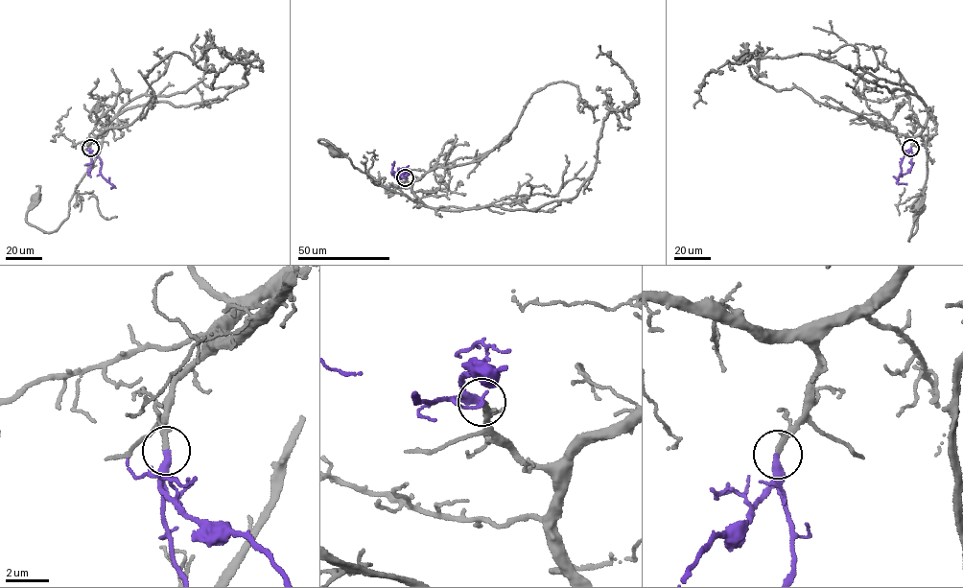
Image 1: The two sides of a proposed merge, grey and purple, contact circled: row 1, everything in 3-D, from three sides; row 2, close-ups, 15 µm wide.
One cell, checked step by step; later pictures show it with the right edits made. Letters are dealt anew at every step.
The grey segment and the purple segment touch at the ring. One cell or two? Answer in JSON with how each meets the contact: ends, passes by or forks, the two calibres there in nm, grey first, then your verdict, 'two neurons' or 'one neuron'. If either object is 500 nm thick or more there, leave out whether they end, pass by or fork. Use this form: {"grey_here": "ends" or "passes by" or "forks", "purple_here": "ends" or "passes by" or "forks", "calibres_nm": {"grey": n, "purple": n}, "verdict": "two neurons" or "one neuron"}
{"grey_here": "ends", "purple_here": "ends", "calibres_nm": {"grey": 220, "purple": 360}, "verdict": "one neuron"}

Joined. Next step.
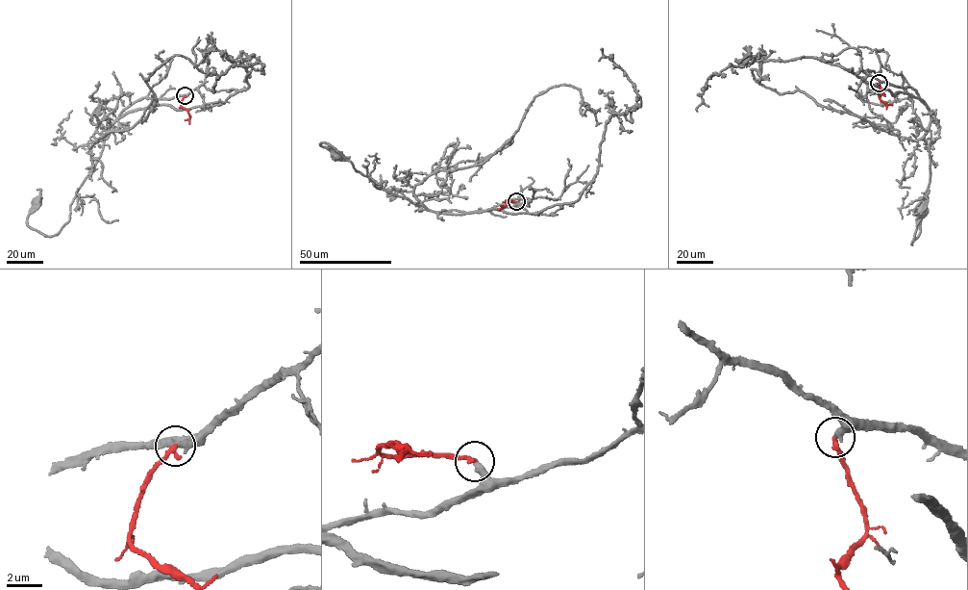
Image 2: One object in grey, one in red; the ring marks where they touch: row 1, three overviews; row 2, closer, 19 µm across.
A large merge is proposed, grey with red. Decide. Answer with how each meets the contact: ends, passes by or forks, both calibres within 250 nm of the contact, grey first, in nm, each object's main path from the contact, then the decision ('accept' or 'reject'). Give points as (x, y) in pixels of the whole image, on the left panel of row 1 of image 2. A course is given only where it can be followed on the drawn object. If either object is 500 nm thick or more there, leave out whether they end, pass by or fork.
grey ends | red ends | 320/280 nm | grey via (185, 95), (141, 98), (123, 110), (71, 204), (68, 221), (53, 236), (27, 224), (29, 212), (38, 203) | red via (185, 95), (181, 106), (189, 115), (185, 119) | accept

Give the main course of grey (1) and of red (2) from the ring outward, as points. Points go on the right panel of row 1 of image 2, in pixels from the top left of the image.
1: (879, 83), (912, 88), (930, 113), (930, 183), (924, 214), (911, 244), (920, 231), (921, 211)
2: (879, 83), (881, 93), (880, 97), (892, 105)

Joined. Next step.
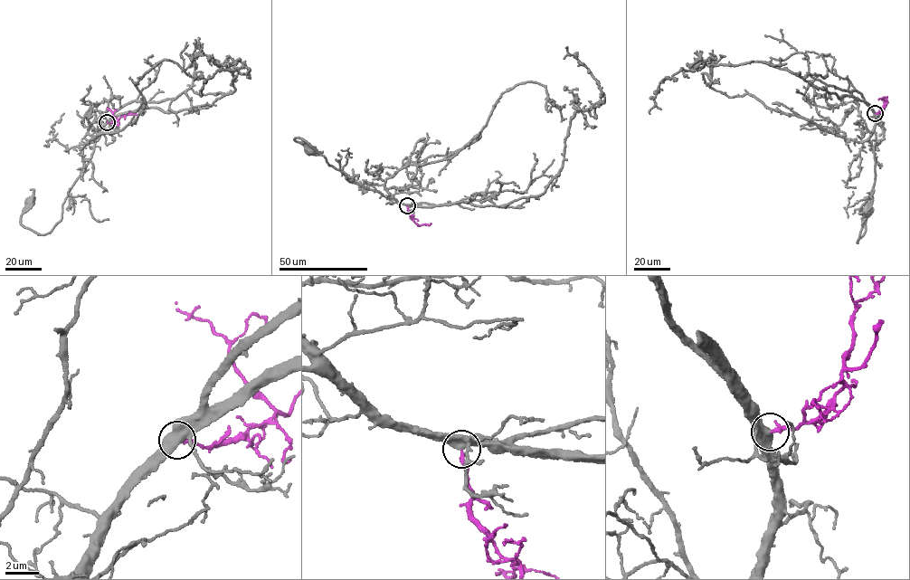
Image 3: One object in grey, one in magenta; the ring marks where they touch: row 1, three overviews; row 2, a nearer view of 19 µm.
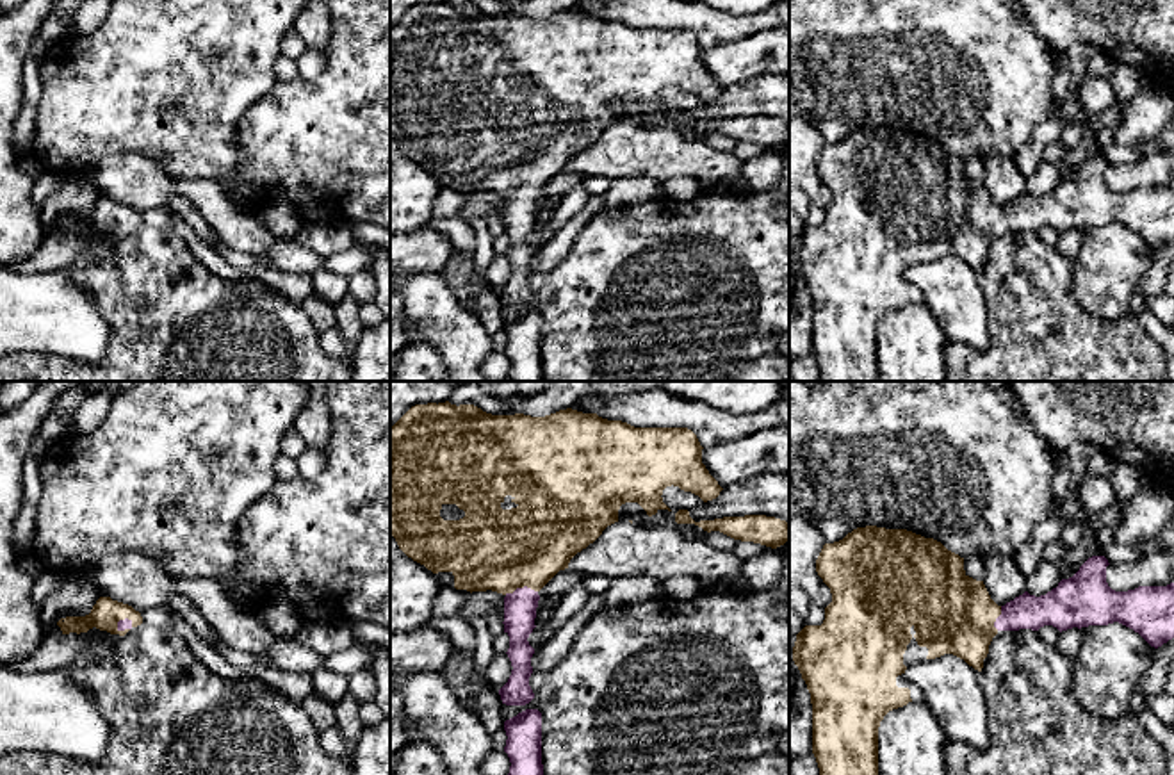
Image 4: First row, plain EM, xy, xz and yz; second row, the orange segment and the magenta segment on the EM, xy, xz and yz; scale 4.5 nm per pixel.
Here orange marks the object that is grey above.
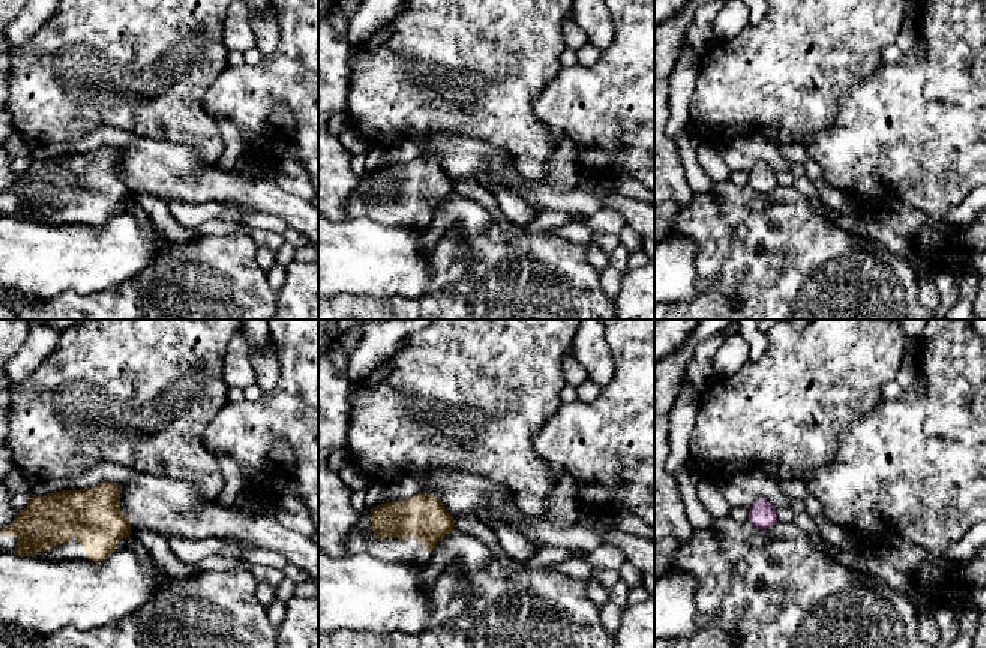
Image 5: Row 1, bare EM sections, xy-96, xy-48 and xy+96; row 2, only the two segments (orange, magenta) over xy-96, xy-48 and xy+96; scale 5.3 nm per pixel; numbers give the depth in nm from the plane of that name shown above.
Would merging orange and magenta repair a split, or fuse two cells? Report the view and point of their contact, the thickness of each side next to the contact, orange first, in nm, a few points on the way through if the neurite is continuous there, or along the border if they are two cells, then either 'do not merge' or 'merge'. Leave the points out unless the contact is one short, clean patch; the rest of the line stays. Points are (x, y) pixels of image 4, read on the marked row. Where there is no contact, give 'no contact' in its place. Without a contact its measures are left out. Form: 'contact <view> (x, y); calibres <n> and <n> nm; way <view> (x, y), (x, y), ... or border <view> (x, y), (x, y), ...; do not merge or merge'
contact xz (521, 587); calibres 380 and 140 nm; way xz (496, 549), (521, 574), (521, 587), (521, 606); merge

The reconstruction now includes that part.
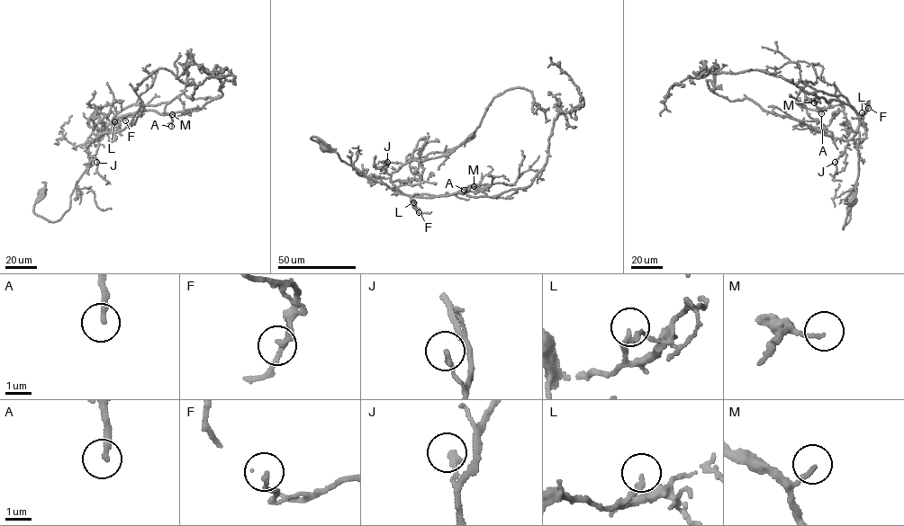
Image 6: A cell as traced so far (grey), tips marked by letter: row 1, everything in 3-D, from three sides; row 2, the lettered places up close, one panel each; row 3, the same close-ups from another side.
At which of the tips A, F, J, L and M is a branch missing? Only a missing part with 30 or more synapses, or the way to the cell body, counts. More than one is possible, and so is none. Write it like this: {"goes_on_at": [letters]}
{"goes_on_at": ["A"]}

